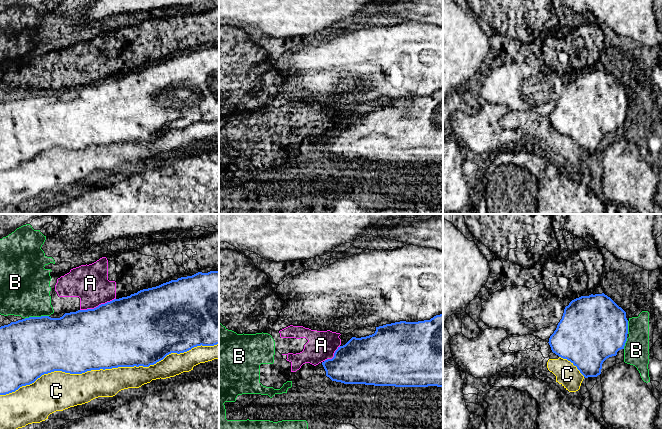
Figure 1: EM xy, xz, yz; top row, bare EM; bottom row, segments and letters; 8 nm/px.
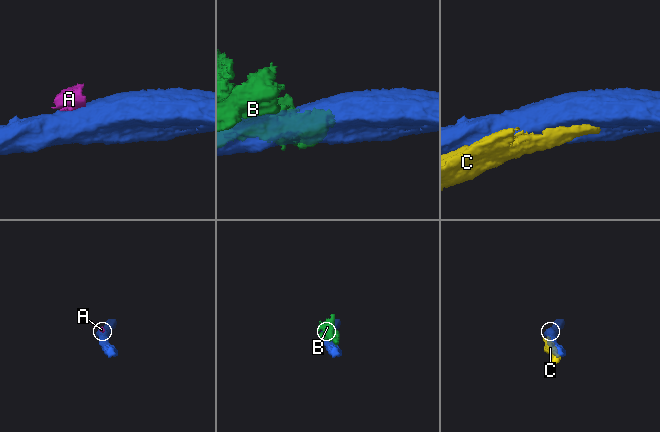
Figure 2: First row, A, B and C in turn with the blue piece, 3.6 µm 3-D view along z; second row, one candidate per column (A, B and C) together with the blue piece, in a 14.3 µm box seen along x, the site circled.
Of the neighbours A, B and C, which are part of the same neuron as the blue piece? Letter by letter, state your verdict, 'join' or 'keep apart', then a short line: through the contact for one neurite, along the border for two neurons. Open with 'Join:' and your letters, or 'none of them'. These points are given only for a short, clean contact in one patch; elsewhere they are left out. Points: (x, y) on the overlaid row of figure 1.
Join: none of them
A: keep apart; line xy (115, 298), (93, 308), (80, 310)
B: keep apart
C: keep apart

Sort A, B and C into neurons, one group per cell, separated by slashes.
A / B / C

